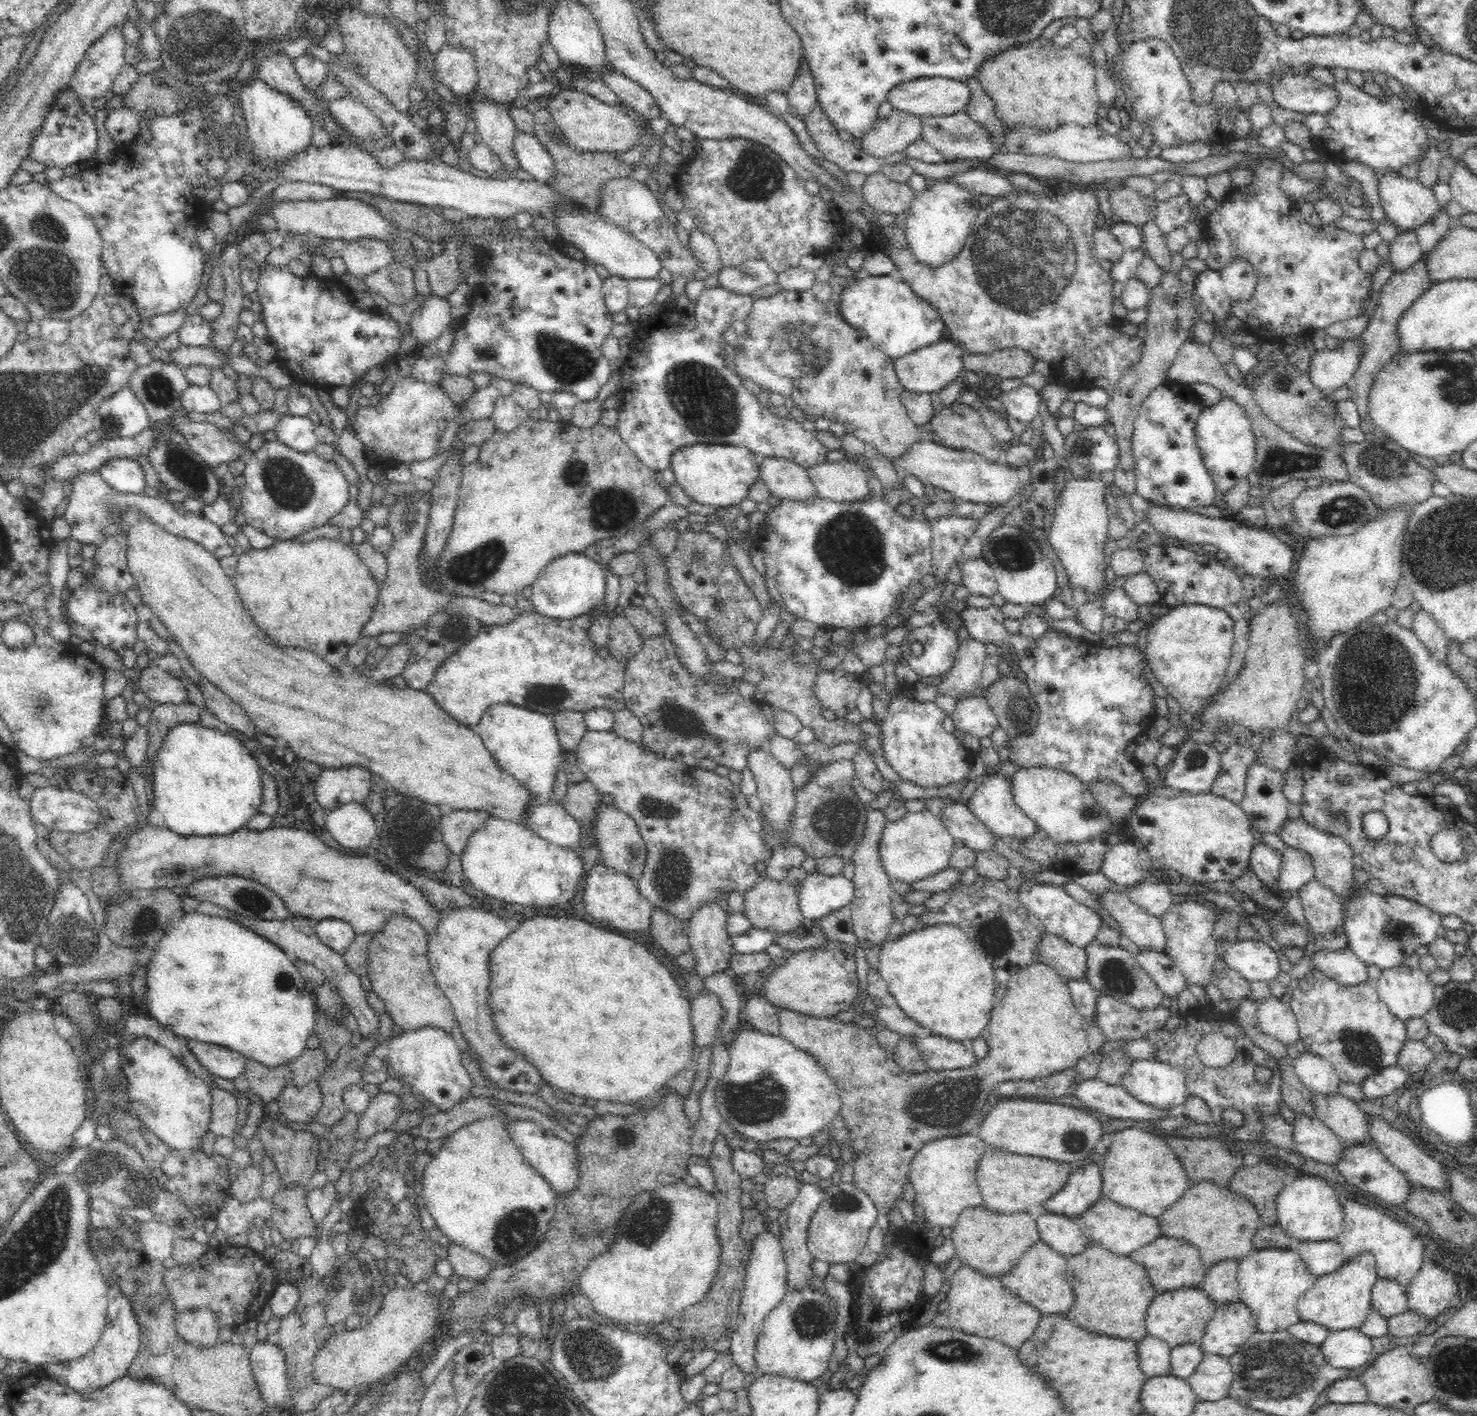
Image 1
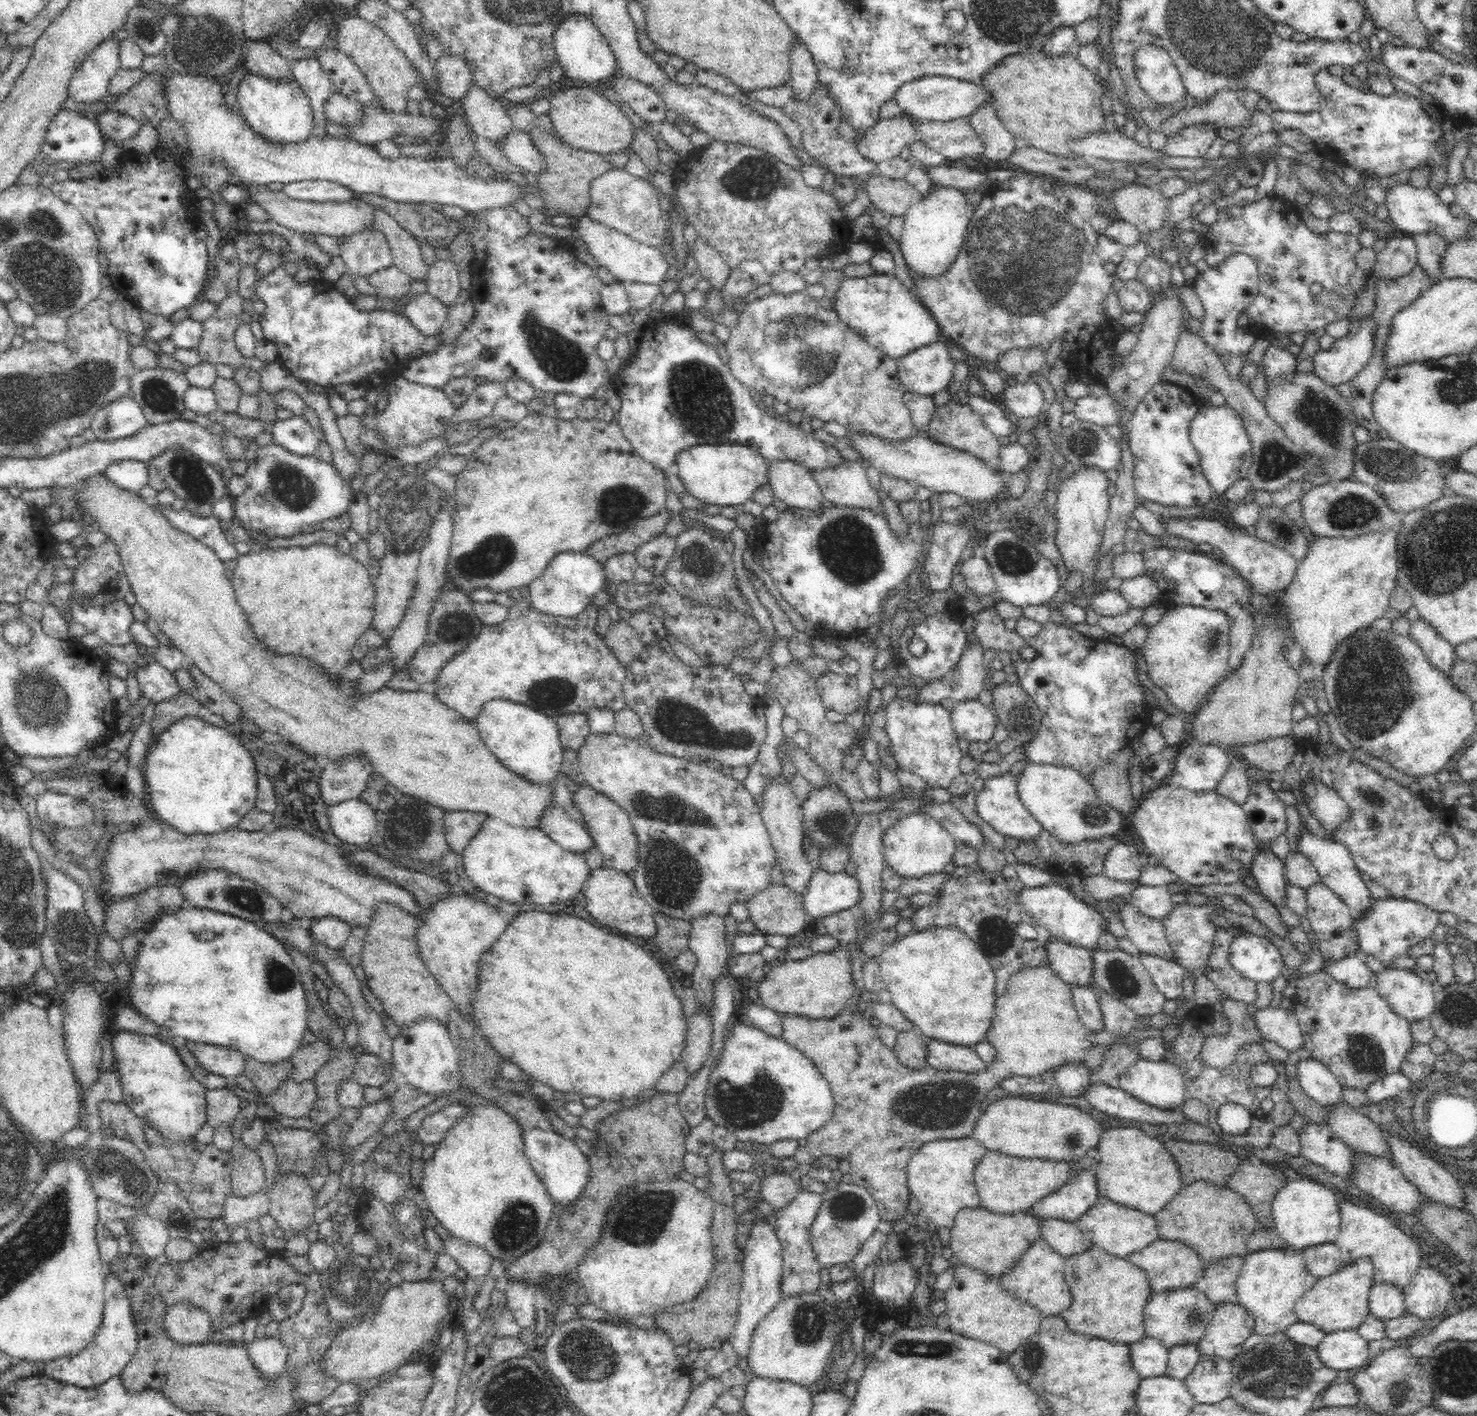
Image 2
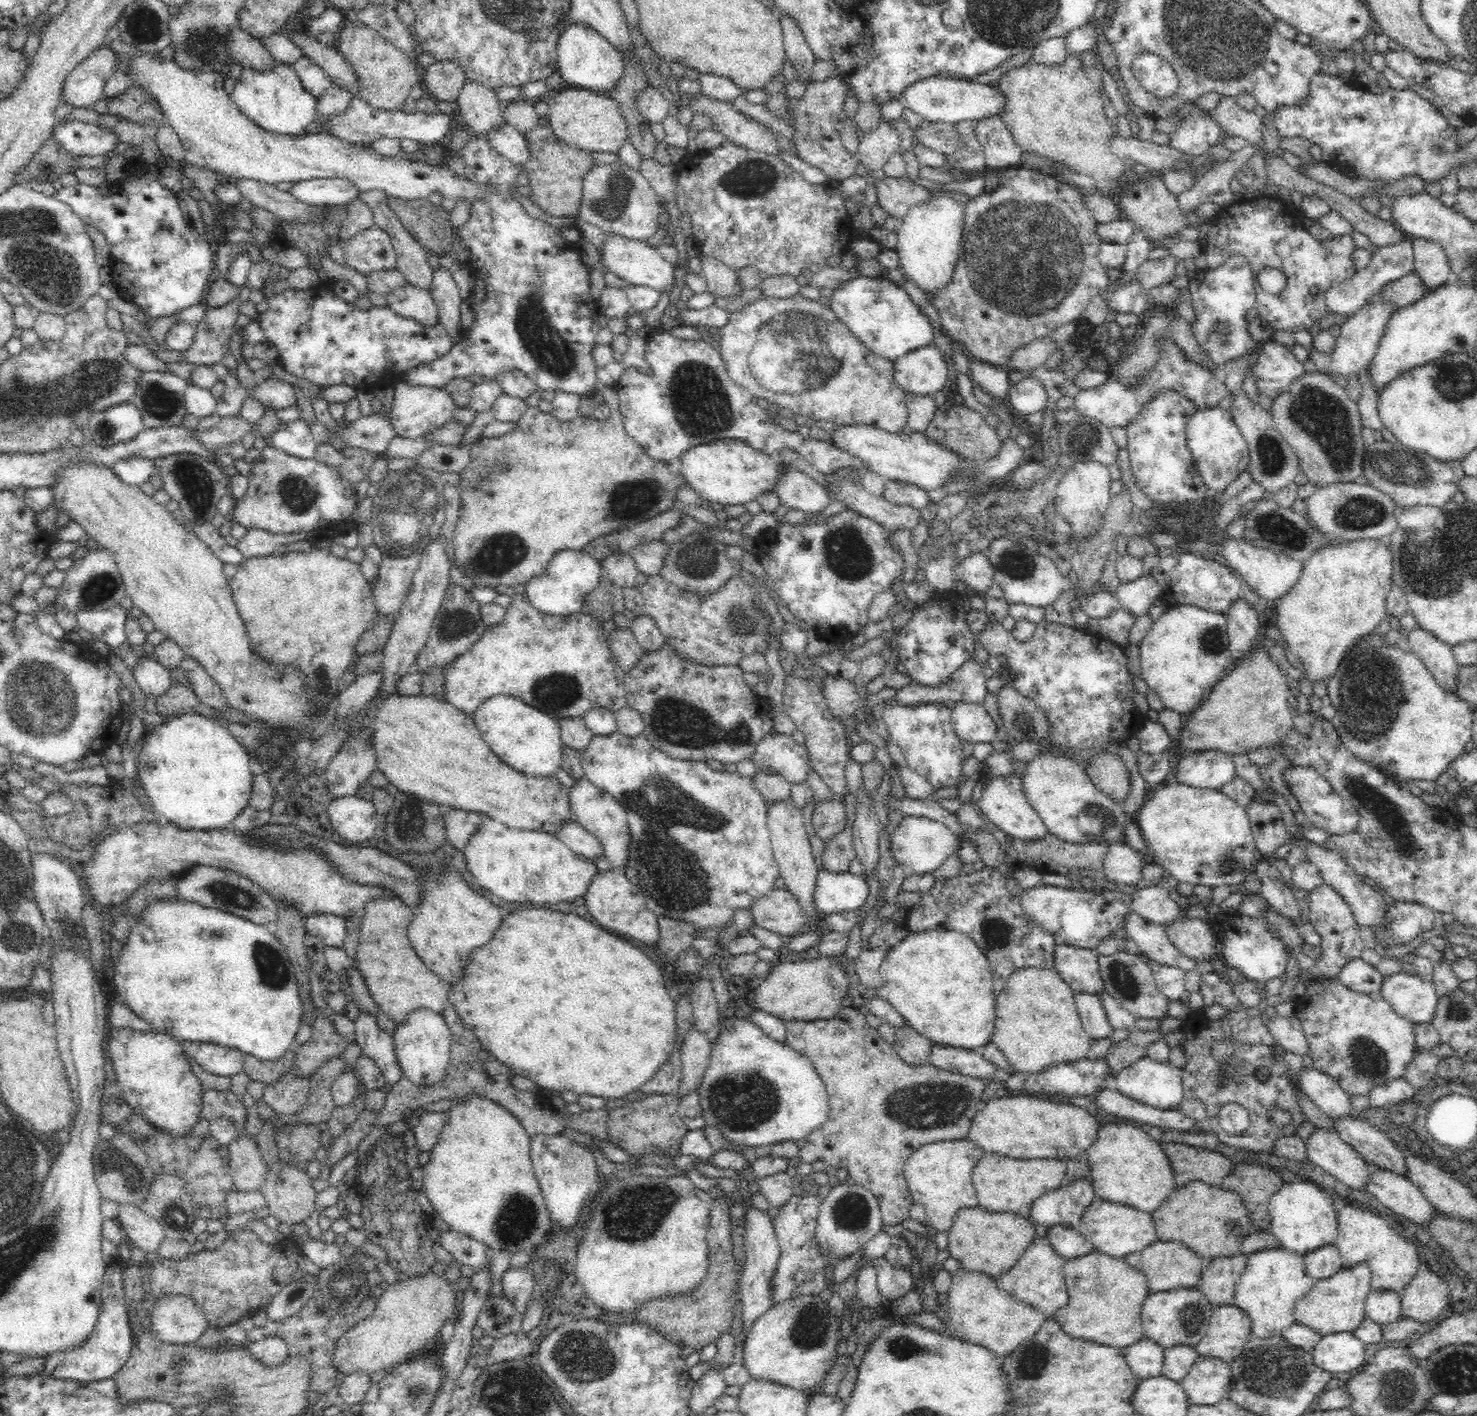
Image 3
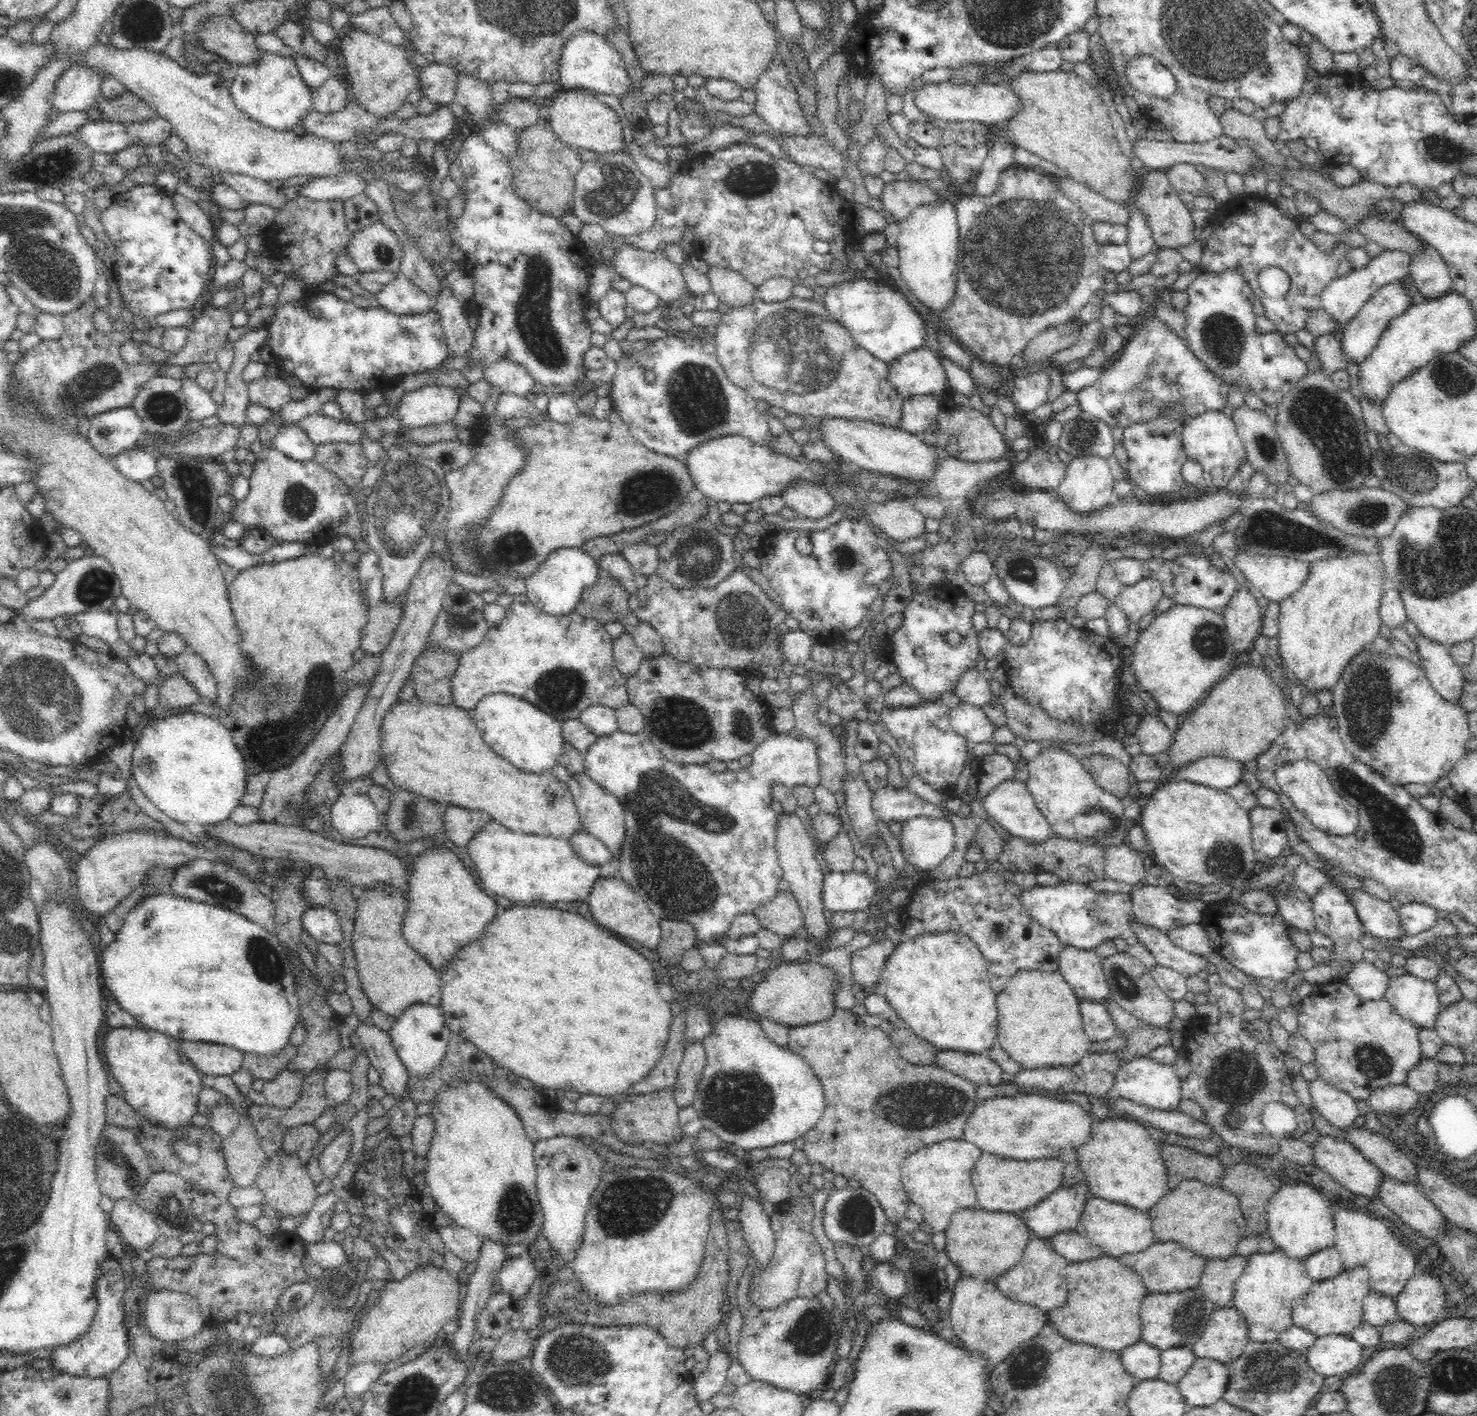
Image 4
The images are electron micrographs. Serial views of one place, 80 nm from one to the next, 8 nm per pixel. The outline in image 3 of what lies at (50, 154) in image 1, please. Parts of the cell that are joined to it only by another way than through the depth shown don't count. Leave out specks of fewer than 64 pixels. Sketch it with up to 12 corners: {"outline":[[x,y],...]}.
{"outline":[[56,125],[52,138],[80,156],[106,155],[122,142],[110,126]]}

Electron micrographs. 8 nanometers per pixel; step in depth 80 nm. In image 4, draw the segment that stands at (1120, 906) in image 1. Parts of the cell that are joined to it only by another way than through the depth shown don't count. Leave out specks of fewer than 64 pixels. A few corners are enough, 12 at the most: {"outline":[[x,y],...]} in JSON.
{"outline":[[1137,921],[1132,932],[1158,965],[1186,978],[1206,957],[1174,946],[1166,932]]}

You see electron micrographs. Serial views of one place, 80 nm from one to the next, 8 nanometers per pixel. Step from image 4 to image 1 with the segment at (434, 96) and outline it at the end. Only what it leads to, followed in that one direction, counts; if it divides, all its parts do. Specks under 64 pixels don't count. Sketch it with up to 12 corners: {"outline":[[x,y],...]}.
{"outline":[[445,44],[430,62],[454,96],[477,89],[468,51]]}

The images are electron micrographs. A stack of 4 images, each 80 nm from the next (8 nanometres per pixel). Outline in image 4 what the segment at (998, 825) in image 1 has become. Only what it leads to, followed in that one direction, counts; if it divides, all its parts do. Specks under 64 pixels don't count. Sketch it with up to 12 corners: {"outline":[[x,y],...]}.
{"outline":[[1002,782],[981,802],[1012,837],[1053,835],[1026,783]]}

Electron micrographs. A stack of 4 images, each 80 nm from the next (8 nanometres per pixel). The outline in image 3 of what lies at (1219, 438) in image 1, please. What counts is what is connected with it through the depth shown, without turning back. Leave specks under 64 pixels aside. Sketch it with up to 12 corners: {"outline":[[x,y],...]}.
{"outline":[[1197,410],[1185,445],[1213,495],[1249,466],[1232,413]]}

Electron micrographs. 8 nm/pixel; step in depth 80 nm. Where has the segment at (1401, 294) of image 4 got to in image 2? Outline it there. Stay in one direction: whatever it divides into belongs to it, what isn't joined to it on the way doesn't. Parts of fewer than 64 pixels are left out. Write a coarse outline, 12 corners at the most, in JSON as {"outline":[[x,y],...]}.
{"outline":[[1374,314],[1354,318],[1312,372],[1334,385],[1349,382],[1371,361]]}

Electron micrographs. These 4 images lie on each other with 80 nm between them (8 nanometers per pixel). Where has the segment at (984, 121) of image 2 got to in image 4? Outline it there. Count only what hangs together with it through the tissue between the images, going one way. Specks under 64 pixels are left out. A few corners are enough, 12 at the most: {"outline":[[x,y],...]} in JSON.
{"outline":[[996,143],[973,180],[974,196],[998,191],[1002,172],[1016,165],[1015,145]]}

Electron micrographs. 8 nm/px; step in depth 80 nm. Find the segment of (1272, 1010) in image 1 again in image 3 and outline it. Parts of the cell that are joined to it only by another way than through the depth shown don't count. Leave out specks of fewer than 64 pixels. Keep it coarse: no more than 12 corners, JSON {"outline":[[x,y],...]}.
{"outline":[[1296,1016],[1266,1020],[1272,1041],[1296,1056],[1310,1055]]}

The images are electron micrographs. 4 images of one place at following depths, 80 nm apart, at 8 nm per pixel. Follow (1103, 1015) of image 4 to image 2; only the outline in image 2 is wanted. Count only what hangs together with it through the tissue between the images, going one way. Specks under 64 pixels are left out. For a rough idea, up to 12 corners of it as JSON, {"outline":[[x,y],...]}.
{"outline":[[1072,986],[1075,1010],[1090,1032],[1106,1031],[1095,988]]}

